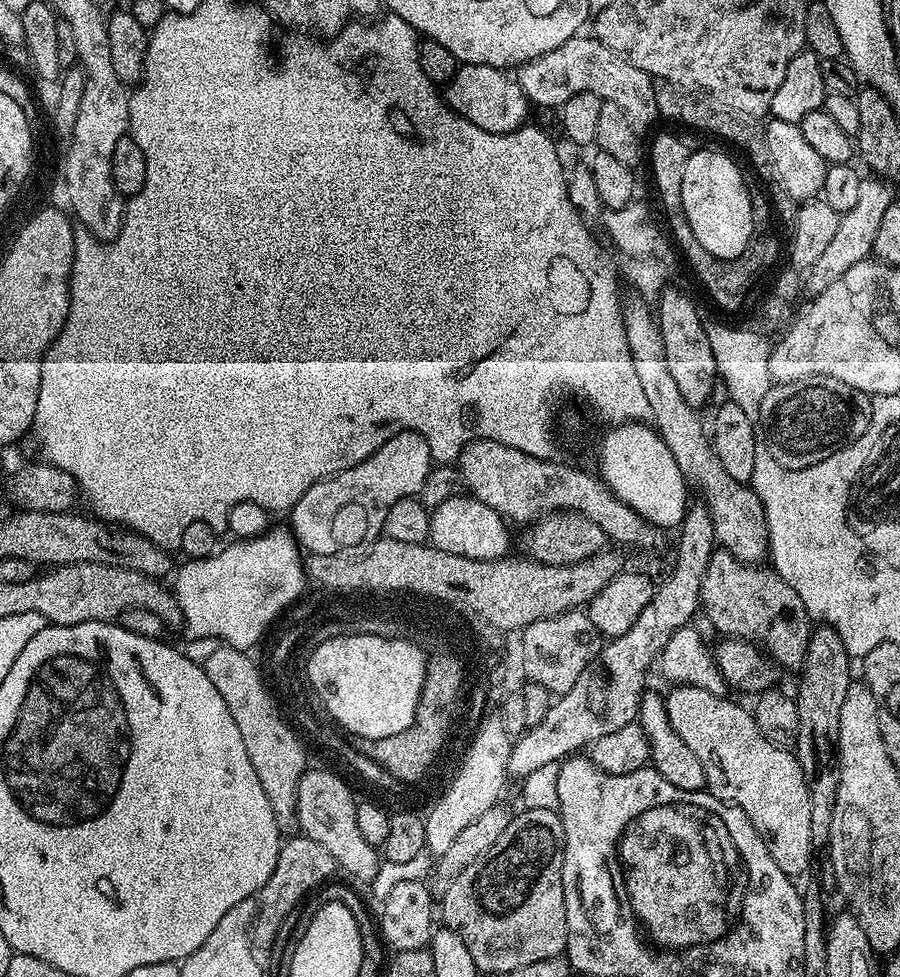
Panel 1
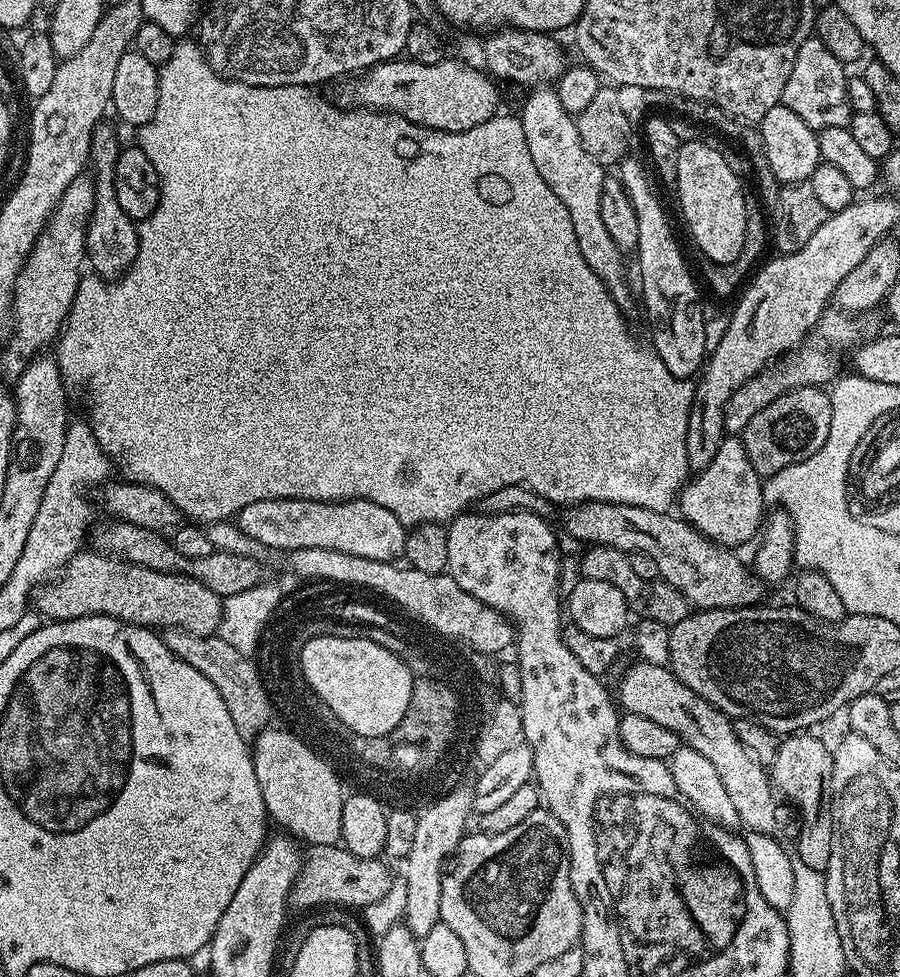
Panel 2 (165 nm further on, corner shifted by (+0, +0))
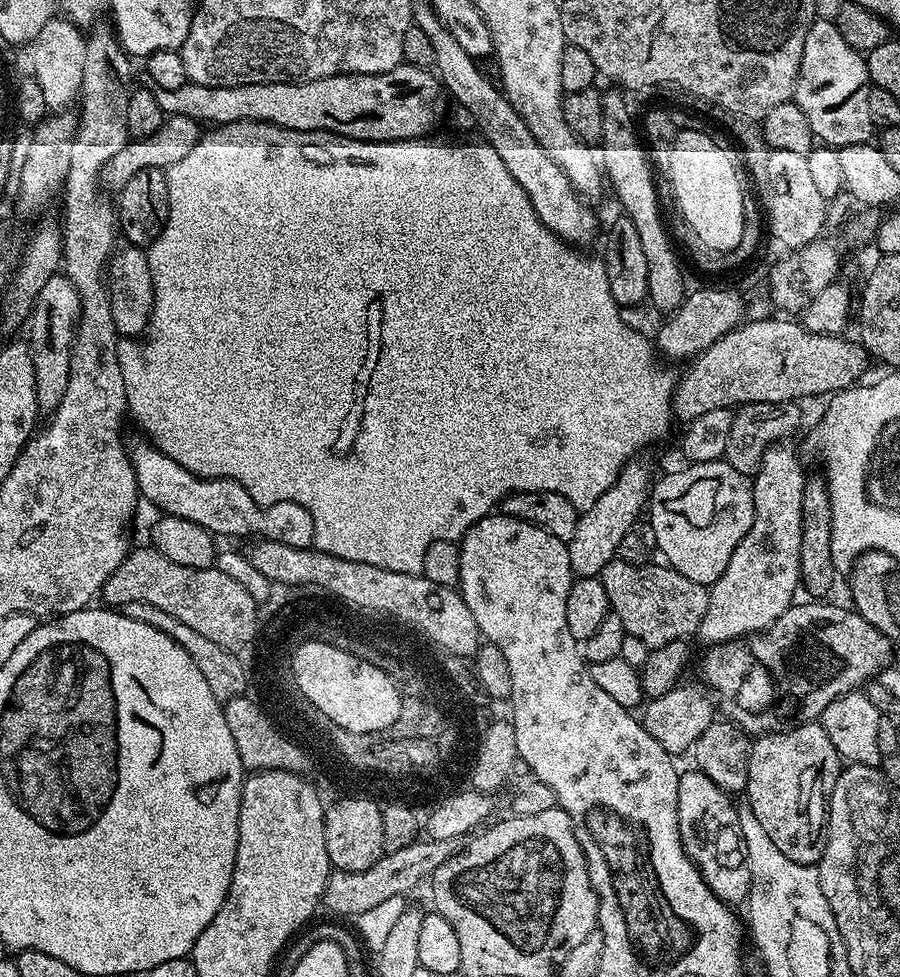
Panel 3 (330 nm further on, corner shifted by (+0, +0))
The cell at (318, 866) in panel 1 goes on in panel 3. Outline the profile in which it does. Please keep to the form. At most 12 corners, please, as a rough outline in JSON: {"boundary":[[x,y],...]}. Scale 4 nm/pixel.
{"boundary":[[416,840],[365,872],[333,871],[323,907],[355,918],[427,881],[462,847]]}

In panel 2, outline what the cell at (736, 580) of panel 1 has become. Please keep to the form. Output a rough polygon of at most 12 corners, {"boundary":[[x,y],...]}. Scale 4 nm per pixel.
{"boundary":[[589,500],[564,528],[650,554],[693,609],[746,608],[765,585],[679,515]]}

